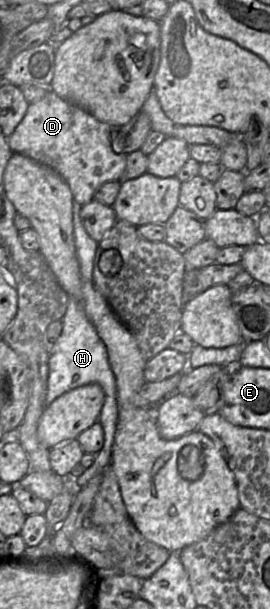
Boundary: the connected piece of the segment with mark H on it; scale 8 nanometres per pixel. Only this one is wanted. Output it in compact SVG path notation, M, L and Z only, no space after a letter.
M69 298L66 313L62 318L62 327L61 335L49 353L45 405L51 404L68 391L90 383L98 383L105 394L104 404L97 421L104 431L104 444L96 454L93 465L76 479L77 485L82 488L95 476L103 475L107 467L111 465L112 447L118 421L117 385L109 363L107 348L98 336L94 325L87 318L81 301Z

